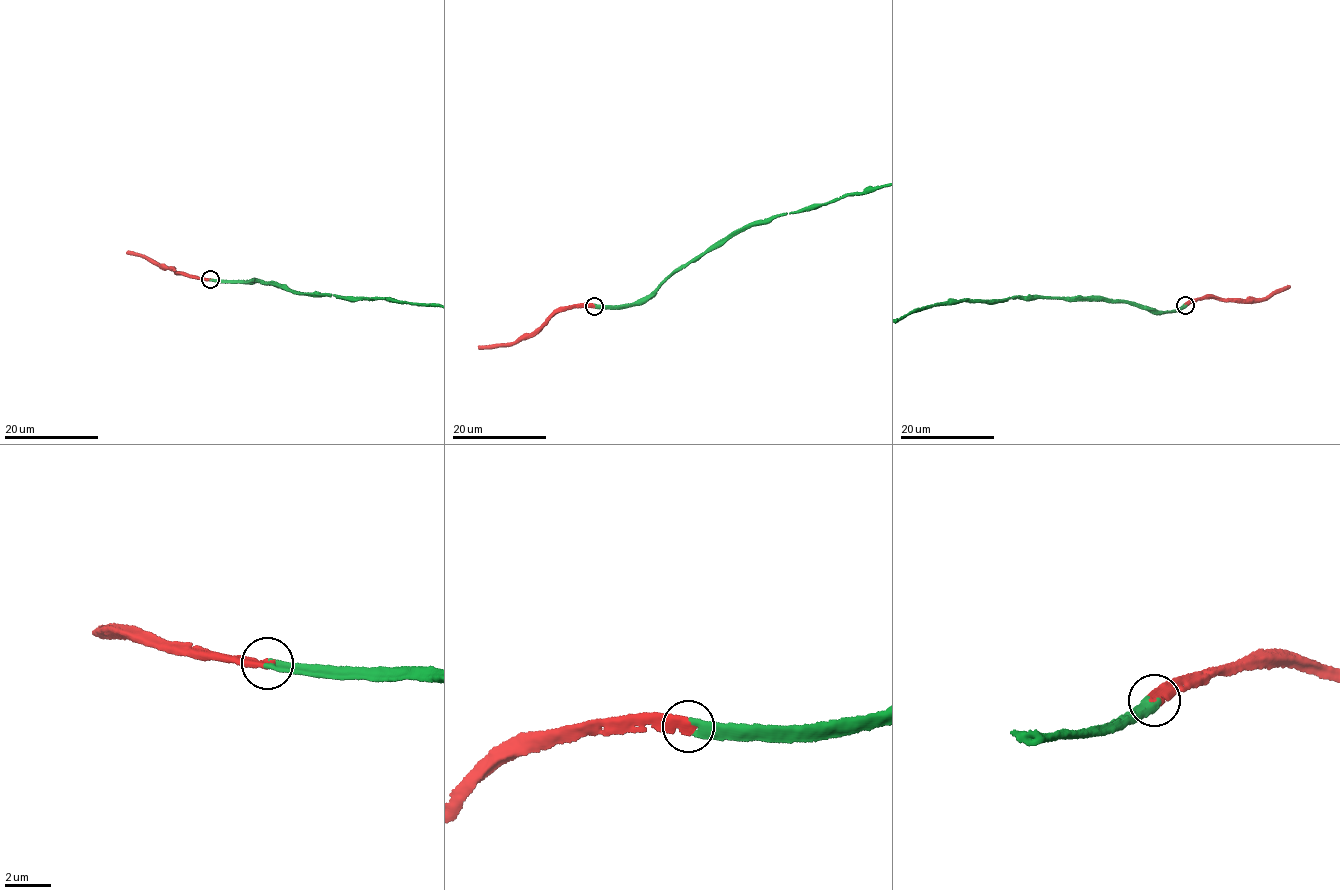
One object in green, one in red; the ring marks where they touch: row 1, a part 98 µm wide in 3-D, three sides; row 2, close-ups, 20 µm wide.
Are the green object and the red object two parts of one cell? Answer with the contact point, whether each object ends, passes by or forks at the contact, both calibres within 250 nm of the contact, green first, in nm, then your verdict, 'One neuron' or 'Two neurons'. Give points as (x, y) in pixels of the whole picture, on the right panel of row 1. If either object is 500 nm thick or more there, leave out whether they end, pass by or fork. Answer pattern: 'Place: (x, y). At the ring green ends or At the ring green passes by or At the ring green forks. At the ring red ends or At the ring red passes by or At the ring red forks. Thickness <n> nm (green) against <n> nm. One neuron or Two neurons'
Place: (1185, 305). At the ring green ends. At the ring red ends. Thickness 320 nm (green) against 440 nm. One neuron

